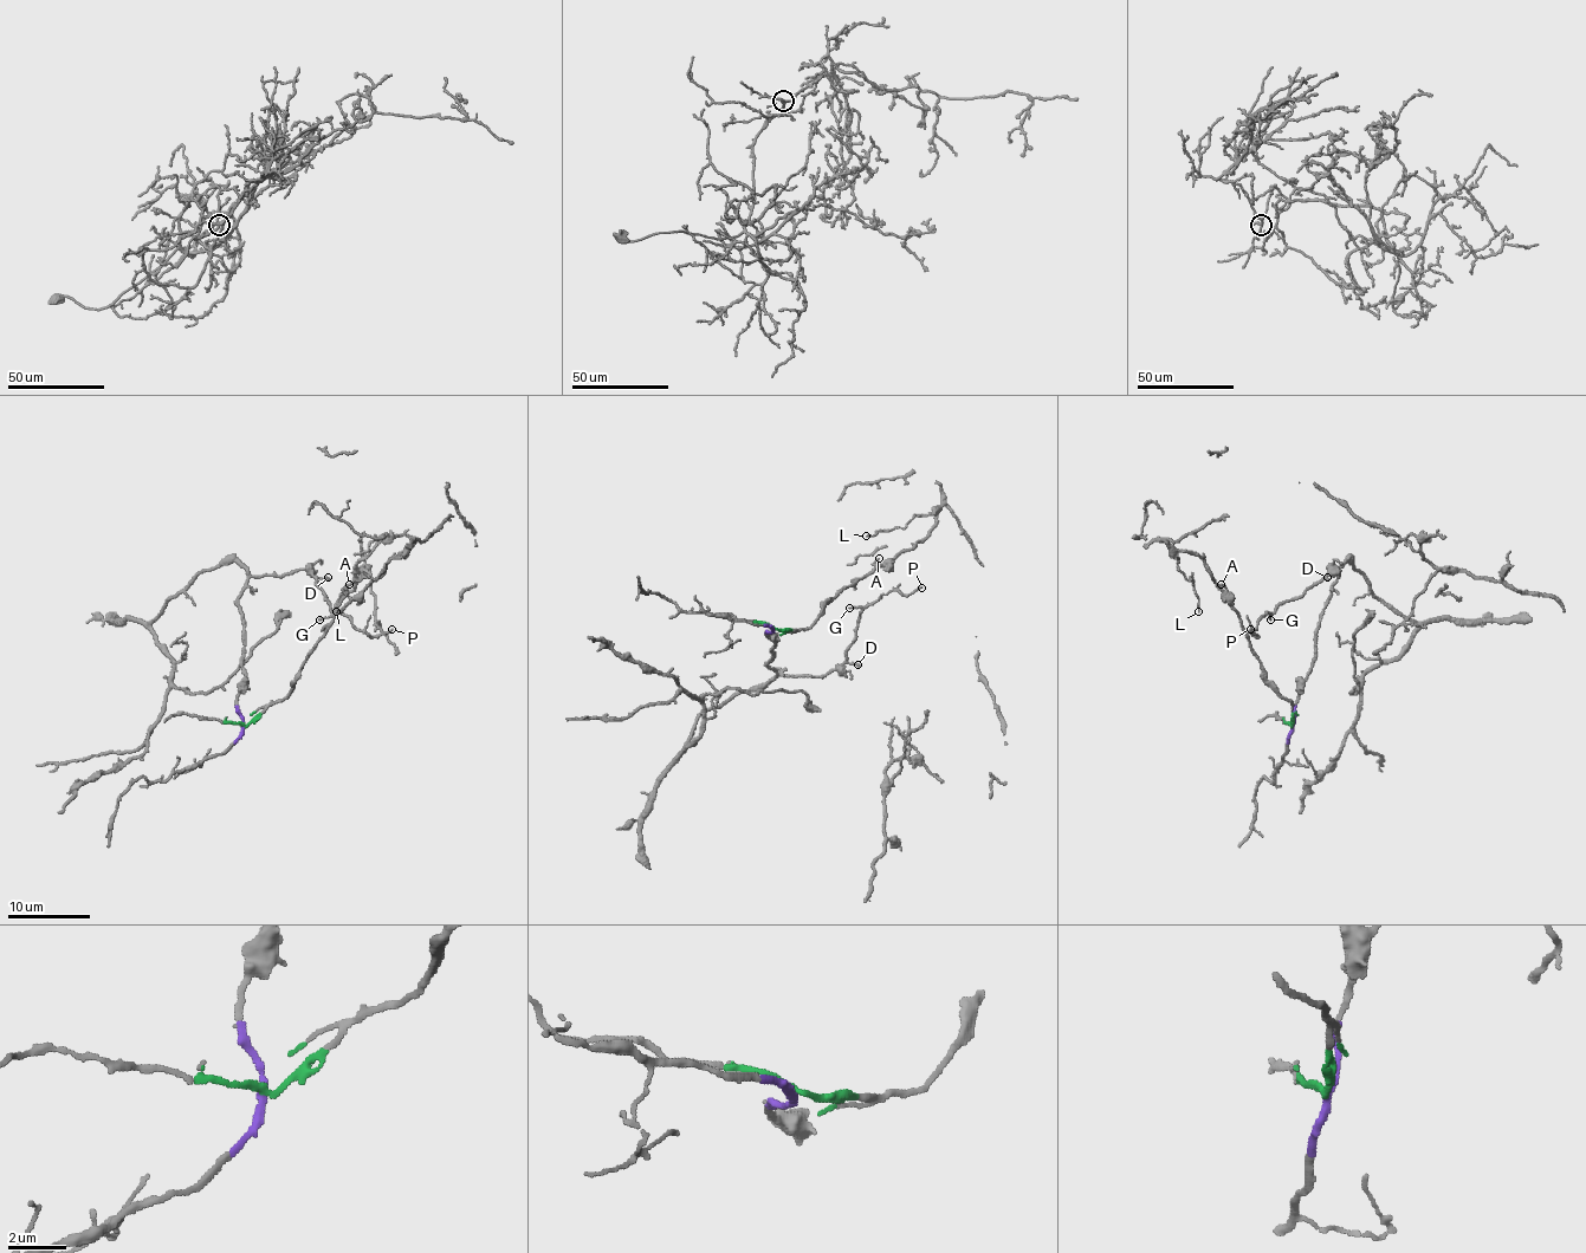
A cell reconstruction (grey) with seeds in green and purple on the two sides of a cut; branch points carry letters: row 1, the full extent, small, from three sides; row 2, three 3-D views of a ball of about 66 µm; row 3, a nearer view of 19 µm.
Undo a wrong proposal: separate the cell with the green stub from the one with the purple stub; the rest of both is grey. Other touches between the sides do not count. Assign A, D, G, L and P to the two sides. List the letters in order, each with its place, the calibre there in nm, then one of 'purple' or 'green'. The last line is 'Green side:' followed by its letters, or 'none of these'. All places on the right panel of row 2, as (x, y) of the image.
A: place (1221, 584); calibre 110 nm; green
D: place (1327, 577); calibre 160 nm; purple
G: place (1270, 619); calibre 120 nm; purple
L: place (1198, 611); calibre 110 nm; green
P: place (1250, 629); calibre 120 nm; purple
Green side: A, L

